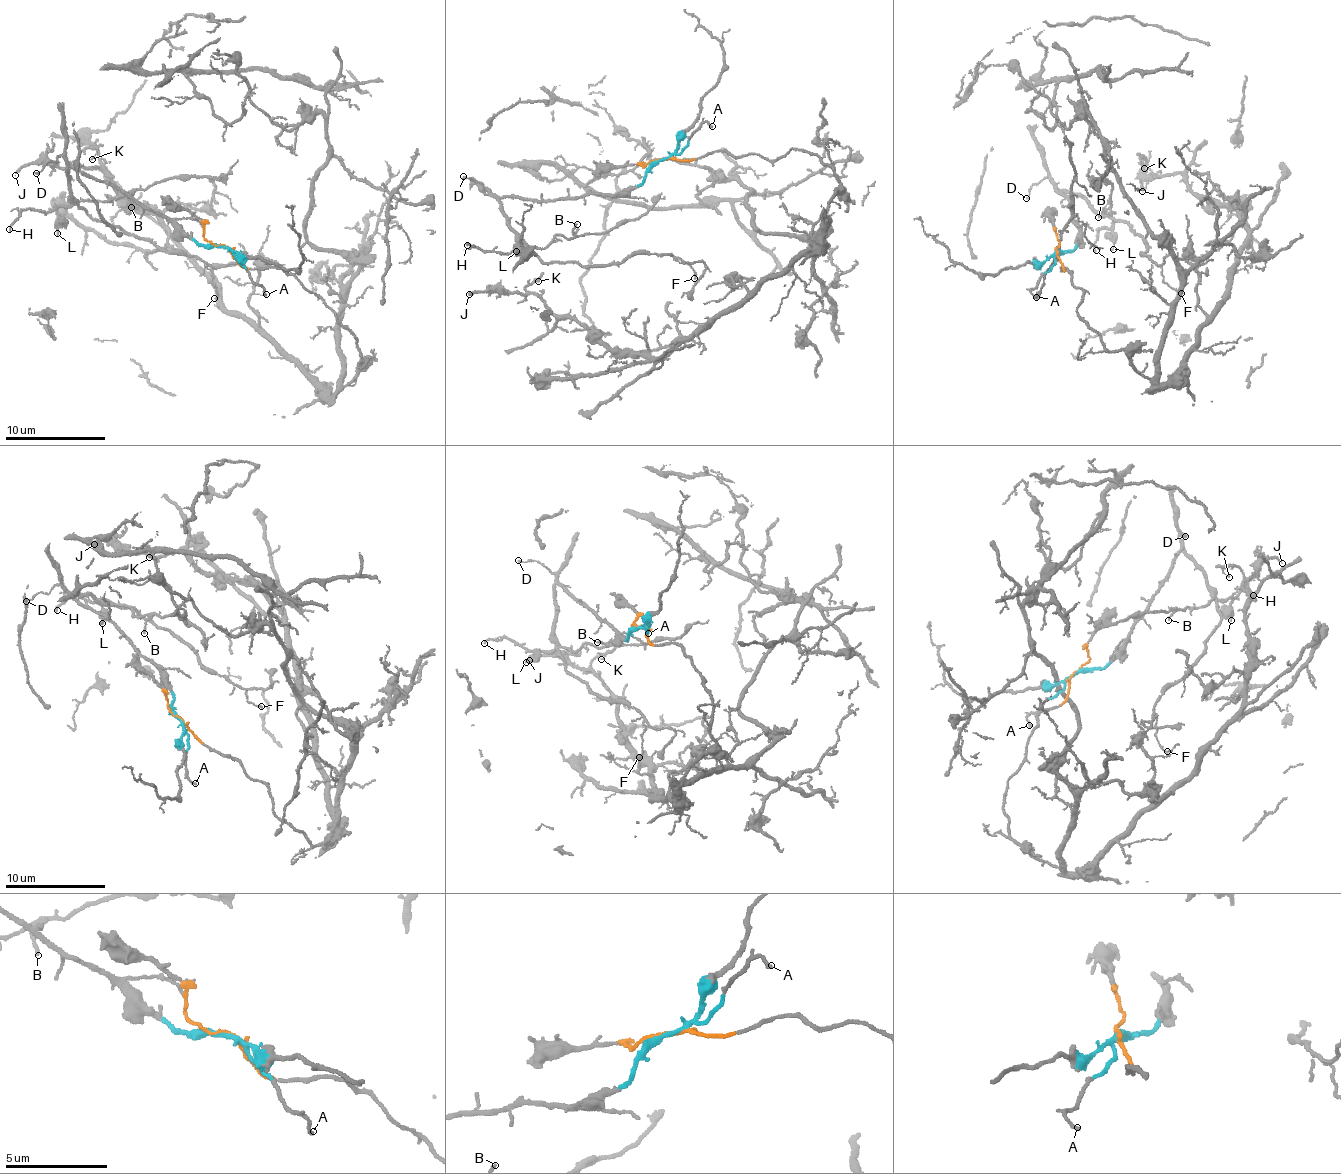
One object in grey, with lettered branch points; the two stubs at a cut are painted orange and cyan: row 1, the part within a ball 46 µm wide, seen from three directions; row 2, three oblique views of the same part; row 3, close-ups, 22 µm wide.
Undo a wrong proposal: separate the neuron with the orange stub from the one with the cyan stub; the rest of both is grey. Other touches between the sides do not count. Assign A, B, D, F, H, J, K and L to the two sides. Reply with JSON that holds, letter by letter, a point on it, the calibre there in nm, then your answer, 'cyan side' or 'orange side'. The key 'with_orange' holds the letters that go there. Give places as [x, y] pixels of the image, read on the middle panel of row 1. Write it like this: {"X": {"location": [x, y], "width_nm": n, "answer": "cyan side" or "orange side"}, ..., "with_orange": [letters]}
{"A": {"location": [712, 126], "width_nm": 150, "answer": "cyan side"}, "B": {"location": [577, 224], "width_nm": 130, "answer": "cyan side"}, "D": {"location": [463, 176], "width_nm": 130, "answer": "cyan side"}, "F": {"location": [694, 278], "width_nm": 120, "answer": "cyan side"}, "H": {"location": [467, 245], "width_nm": 160, "answer": "cyan side"}, "J": {"location": [469, 294], "width_nm": 180, "answer": "orange side"}, "K": {"location": [538, 281], "width_nm": 100, "answer": "orange side"}, "L": {"location": [516, 251], "width_nm": 240, "answer": "cyan side"}, "with_orange": ["J", "K"]}

